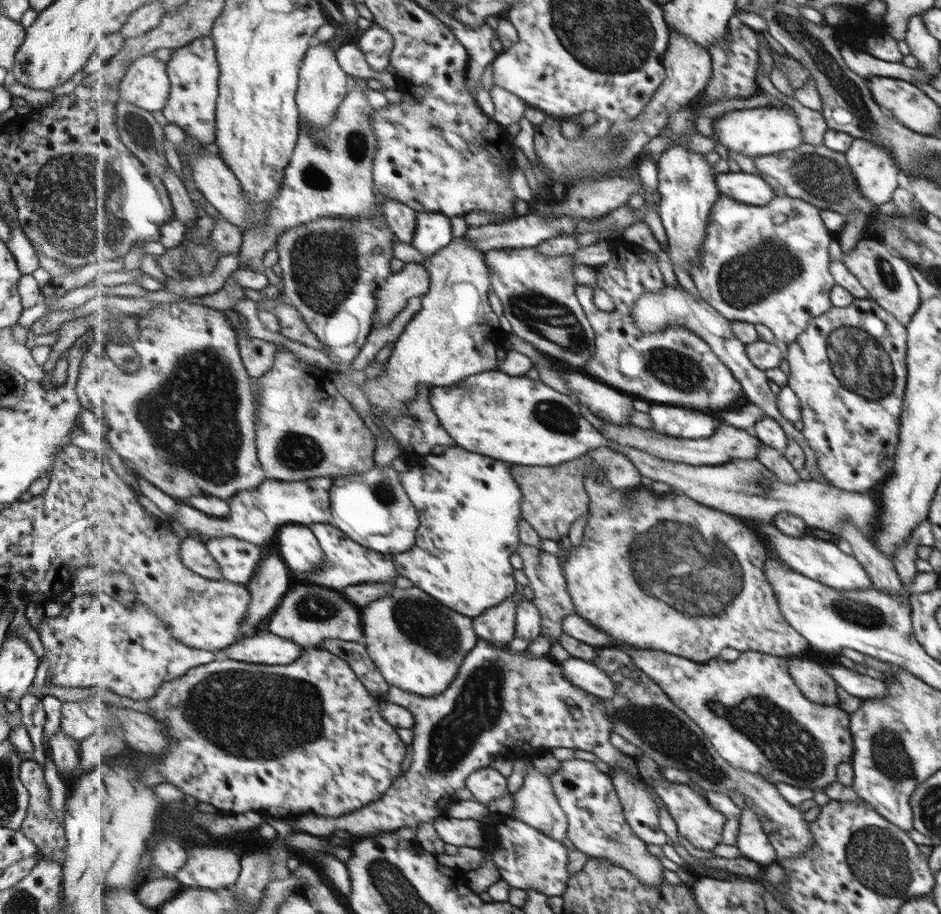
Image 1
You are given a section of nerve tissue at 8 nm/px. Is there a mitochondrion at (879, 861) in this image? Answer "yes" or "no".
yes

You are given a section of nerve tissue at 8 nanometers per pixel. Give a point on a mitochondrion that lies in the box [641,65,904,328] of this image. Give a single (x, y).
(751, 277)

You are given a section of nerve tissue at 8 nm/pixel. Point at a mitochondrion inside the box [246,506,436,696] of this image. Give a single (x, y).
(319, 608)

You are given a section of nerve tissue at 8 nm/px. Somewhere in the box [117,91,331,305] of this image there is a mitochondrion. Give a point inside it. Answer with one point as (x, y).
(141, 132)

